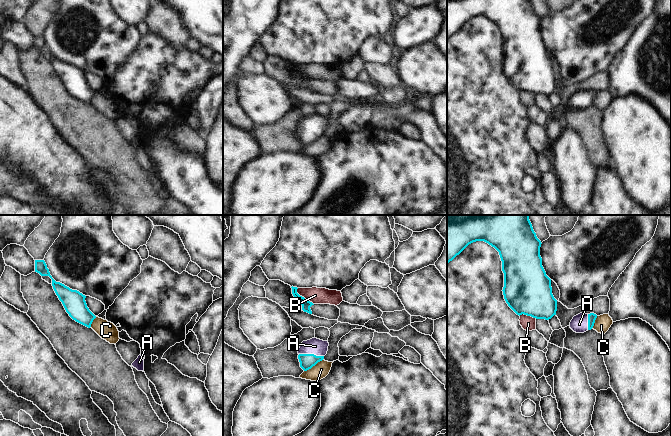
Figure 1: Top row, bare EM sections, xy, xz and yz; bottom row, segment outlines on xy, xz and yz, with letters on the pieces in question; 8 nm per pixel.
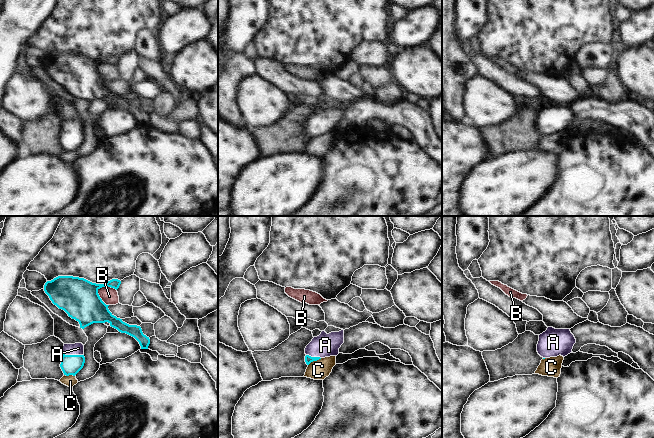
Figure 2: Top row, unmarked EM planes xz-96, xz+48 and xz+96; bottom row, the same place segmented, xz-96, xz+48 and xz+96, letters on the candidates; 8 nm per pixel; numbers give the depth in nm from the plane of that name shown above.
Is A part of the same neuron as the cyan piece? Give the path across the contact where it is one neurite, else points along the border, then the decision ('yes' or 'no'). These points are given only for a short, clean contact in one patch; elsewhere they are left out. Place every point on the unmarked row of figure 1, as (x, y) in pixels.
runs through xz (307, 137), (311, 130), (315, 122); yes

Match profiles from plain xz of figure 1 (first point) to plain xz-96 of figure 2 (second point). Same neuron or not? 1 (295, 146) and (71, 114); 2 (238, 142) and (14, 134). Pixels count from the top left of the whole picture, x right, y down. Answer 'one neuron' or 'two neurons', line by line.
1: two neurons
2: two neurons

